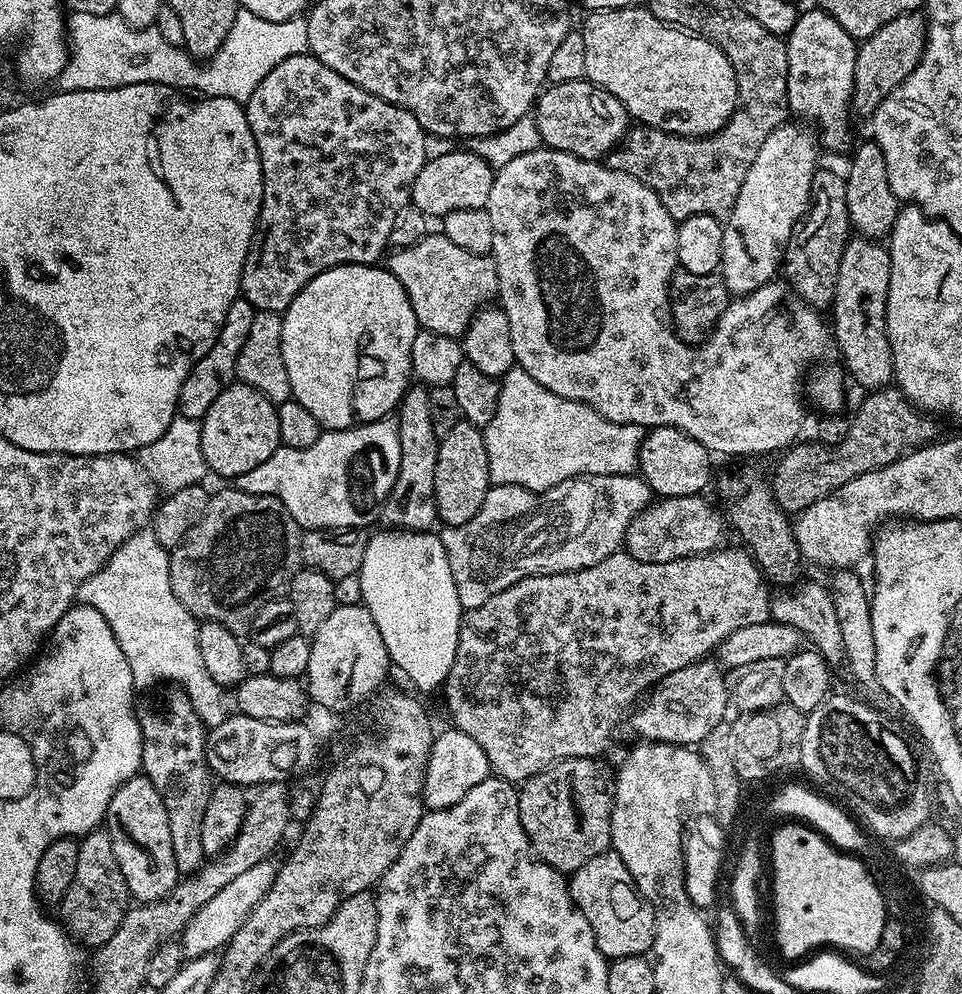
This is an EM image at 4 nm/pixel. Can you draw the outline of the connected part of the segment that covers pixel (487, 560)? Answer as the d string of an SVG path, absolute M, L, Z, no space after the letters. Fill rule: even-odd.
M639 474L575 476L566 478L566 482L558 482L558 486L545 492L531 492L509 484L490 487L474 518L465 525L445 527L439 533L450 562L450 574L454 574L454 586L458 586L461 609L482 606L482 602L494 598L494 594L502 594L502 590L514 586L514 582L522 578L577 572L602 562L602 558L621 551L630 522L634 522L637 514L653 500L652 488Z

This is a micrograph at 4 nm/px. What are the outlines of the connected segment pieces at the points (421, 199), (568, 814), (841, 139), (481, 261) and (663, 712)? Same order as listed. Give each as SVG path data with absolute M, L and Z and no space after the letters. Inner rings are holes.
M453 150L433 160L427 159L412 183L411 207L422 210L429 218L443 218L454 210L487 208L493 175L492 165L471 150Z
M594 756L559 760L519 785L518 810L533 853L554 870L574 873L590 858L609 851L614 772L604 762Z
M809 7L809 12L801 11L796 18L794 30L788 37L788 111L793 117L807 122L809 125L816 124L815 131L818 140L832 152L847 153L853 147L852 128L848 125L848 116L852 112L852 91L854 90L854 62L856 61L857 41L852 39L830 14L821 12L819 8Z
M430 234L409 248L397 248L386 260L388 271L402 282L414 306L416 323L434 334L463 337L472 317L498 296L498 270L491 255L479 256L454 246L443 234Z
M712 658L674 670L674 674L668 674L655 684L647 699L633 707L626 720L627 727L632 727L633 734L640 736L636 738L644 742L657 740L667 744L699 746L714 726L725 723L727 716L724 715L730 709L730 684L727 679L724 681L723 674Z

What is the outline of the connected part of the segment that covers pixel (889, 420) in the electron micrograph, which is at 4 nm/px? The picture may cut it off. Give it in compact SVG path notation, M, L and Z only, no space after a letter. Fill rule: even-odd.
M878 388L865 396L868 397L857 410L856 417L851 417L848 436L841 444L833 446L819 442L797 442L779 457L781 460L770 475L770 483L774 498L782 511L789 514L805 512L807 508L814 506L814 502L838 490L838 486L846 486L850 478L858 478L858 474L890 466L913 446L923 445L935 437L932 436L936 432L935 426L931 424L933 421L918 414L899 388Z

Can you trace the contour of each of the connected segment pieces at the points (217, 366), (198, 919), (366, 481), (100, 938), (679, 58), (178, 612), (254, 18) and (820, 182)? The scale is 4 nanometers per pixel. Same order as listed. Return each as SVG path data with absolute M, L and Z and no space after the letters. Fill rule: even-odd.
M238 298L230 302L230 310L226 310L226 318L218 330L218 338L206 354L192 367L190 374L186 374L186 382L182 382L182 390L178 394L176 410L179 415L191 420L203 420L204 416L214 406L218 394L226 390L236 380L238 354L246 343L246 334L250 334L250 325L254 323L257 311L249 300Z
M266 859L250 866L250 870L238 874L238 878L234 878L234 882L222 886L222 890L218 890L218 894L214 894L214 898L210 898L210 902L206 902L206 906L202 906L193 914L182 933L185 957L193 958L219 953L232 941L234 934L242 926L242 922L246 922L246 918L252 913L254 906L258 906L258 902L276 881L278 868L275 863L273 865L272 863L271 859Z
M392 418L383 420L375 420L369 424L360 424L357 428L347 428L341 432L331 430L321 431L318 442L314 442L314 446L309 448L285 448L283 446L277 448L274 454L270 454L270 458L266 458L266 462L254 466L254 470L246 470L246 474L235 477L235 487L241 488L246 494L262 494L263 496L273 496L278 498L286 506L286 510L290 514L290 518L294 518L294 522L298 522L298 526L302 530L310 528L363 528L371 529L372 523L378 520L384 507L384 500L390 494L390 490L394 486L394 478L398 478L398 466L400 465L400 443L398 442L398 430L396 429L396 421Z
M106 830L88 832L79 837L78 867L70 881L70 890L66 890L64 901L58 906L59 919L67 933L73 938L81 938L91 946L105 944L118 930L125 912L130 907L128 887L122 878L122 866L114 858L114 842Z
M644 6L635 8L602 8L589 11L587 15L588 17L585 18L584 25L582 25L584 41L586 42L586 79L591 84L599 86L602 90L614 94L614 98L618 98L618 102L622 102L622 106L626 106L629 117L637 125L645 128L657 128L663 132L672 132L676 136L690 136L693 138L697 136L712 136L722 126L726 126L726 122L732 117L736 109L736 75L734 74L734 66L730 66L730 58L726 58L726 54L722 54L722 50L717 44L701 36L694 36L690 32L685 32L679 26L663 24L661 20L654 18L654 14Z
M150 530L135 532L108 561L82 586L78 586L76 600L90 606L110 622L110 630L114 630L114 638L118 638L118 646L122 646L122 654L126 654L126 662L130 662L130 674L134 678L137 689L148 690L161 682L175 684L183 688L190 698L198 718L206 726L215 726L223 722L229 715L229 709L224 709L225 689L221 688L214 678L210 678L206 666L202 663L202 654L198 654L198 621L196 617L178 602L174 594L174 586L170 586L169 549L162 547L158 538Z
M237 11L234 26L230 26L230 34L226 34L226 42L206 62L195 60L185 52L179 43L171 44L155 27L132 28L120 15L91 15L71 13L66 20L66 39L68 42L68 61L58 77L58 88L62 92L78 90L102 90L117 88L131 84L164 84L184 94L199 94L207 98L213 92L220 92L218 98L236 96L234 102L244 104L258 90L258 82L278 66L278 62L286 62L286 58L302 56L308 52L308 21L304 18L287 20L286 22L266 22L266 18L258 18L258 14Z
M824 166L817 167L812 175L812 198L804 219L799 221L788 248L784 251L782 276L789 288L811 308L824 310L829 307L836 293L838 266L842 262L842 250L850 239L850 225L846 210L845 177Z

